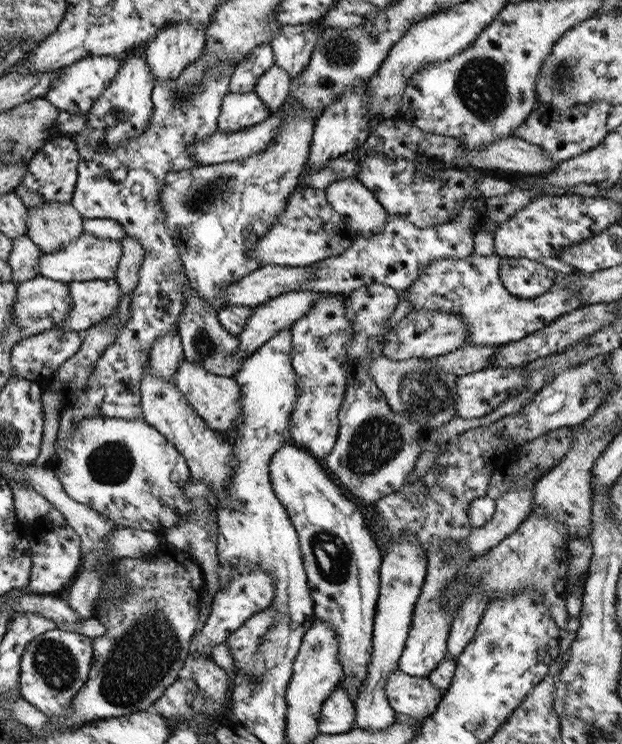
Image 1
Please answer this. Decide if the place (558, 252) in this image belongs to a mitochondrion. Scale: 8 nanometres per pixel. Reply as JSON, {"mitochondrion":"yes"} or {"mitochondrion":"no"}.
{"mitochondrion":"no"}

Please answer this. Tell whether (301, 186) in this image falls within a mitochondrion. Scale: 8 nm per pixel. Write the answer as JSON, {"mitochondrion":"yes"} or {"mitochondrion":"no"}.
{"mitochondrion":"no"}

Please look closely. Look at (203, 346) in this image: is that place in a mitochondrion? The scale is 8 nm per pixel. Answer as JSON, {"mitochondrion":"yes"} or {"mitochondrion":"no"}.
{"mitochondrion":"yes"}

